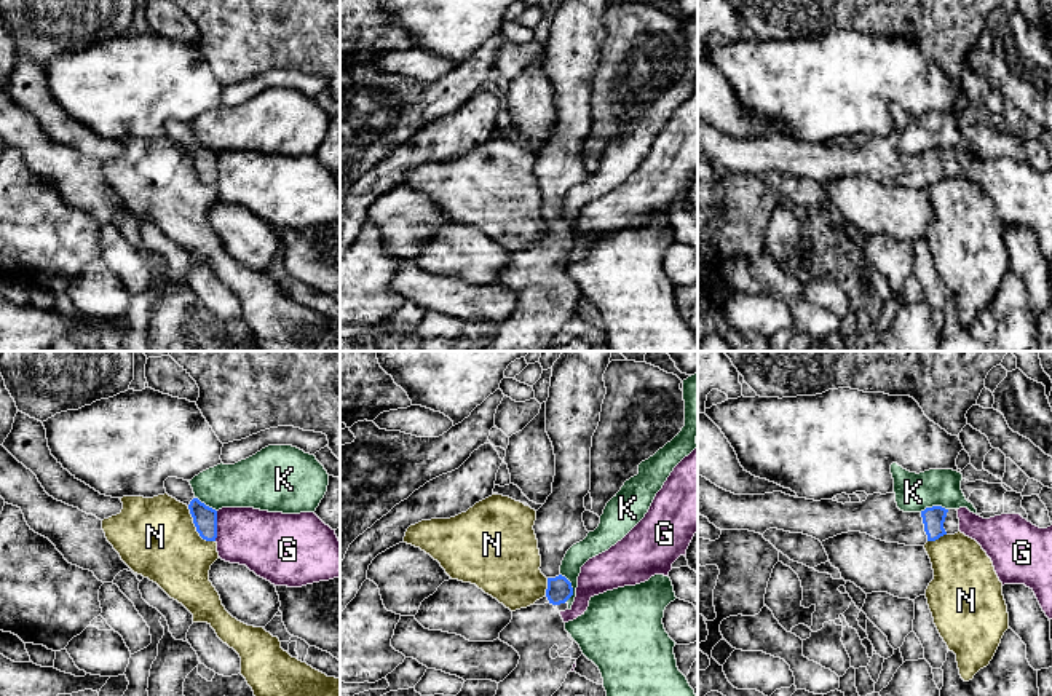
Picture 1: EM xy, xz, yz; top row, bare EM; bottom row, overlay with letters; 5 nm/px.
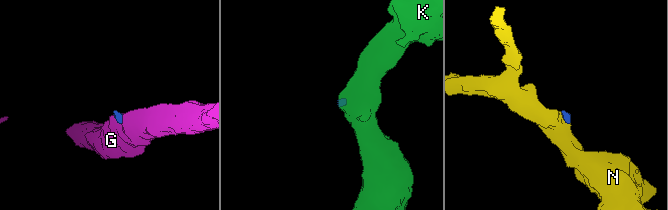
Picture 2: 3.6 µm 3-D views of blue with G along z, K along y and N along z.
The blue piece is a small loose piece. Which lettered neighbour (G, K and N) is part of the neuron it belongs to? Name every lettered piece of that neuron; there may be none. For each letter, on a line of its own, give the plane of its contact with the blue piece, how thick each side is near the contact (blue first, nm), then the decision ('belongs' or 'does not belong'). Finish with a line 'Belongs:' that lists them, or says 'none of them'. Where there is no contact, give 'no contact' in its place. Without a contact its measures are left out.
G: meets blue in xy; 120 nm thick on the blue side, 300 nm on the other; does not belong
K: meets blue in xz; 130 nm thick on the blue side, 110 nm on the other; does not belong
N: meets blue in xy; 120 nm thick on the blue side, 400 nm on the other; does not belong
Belongs: none of them

